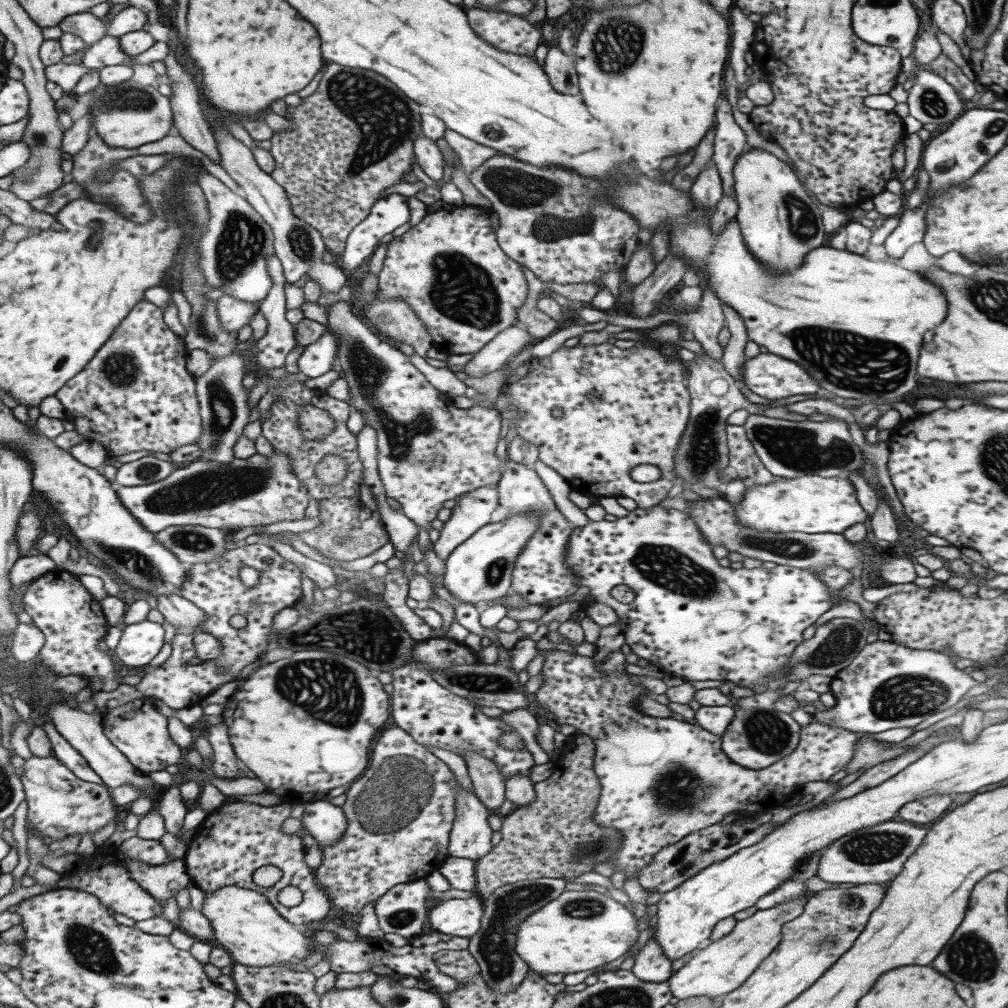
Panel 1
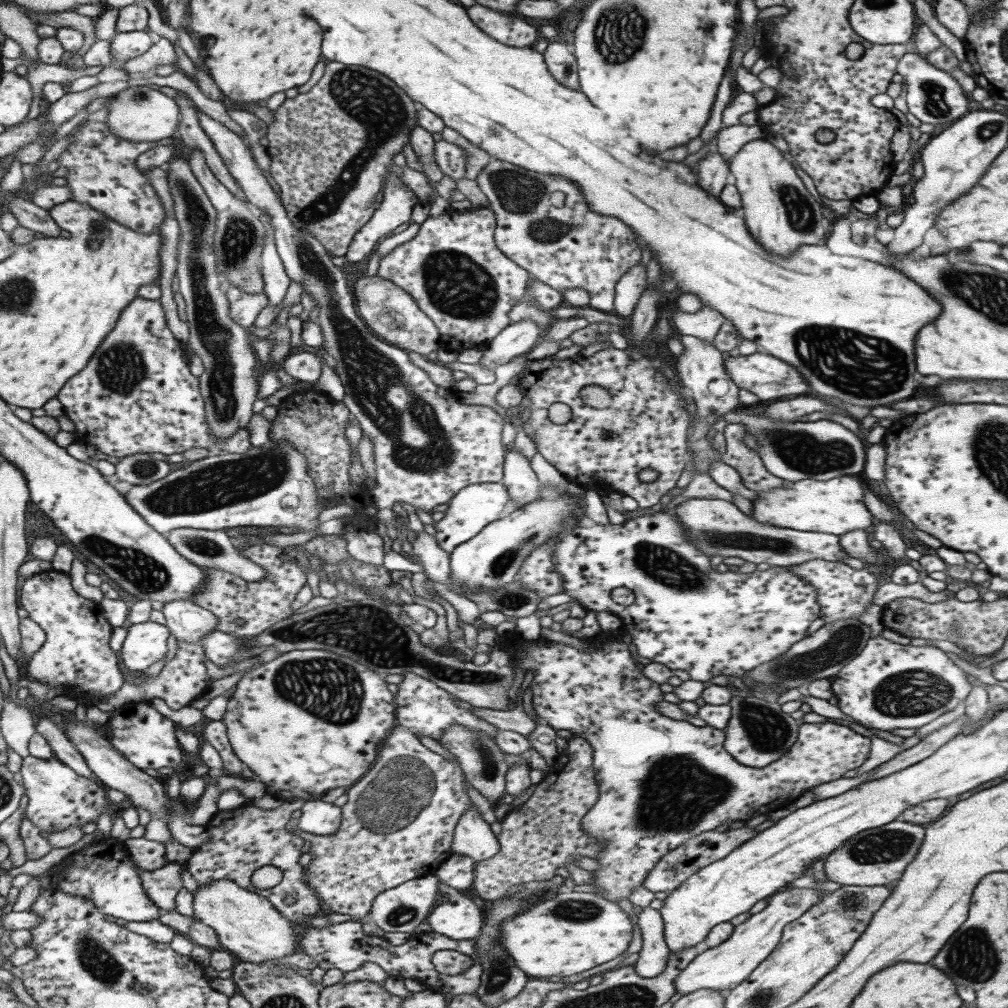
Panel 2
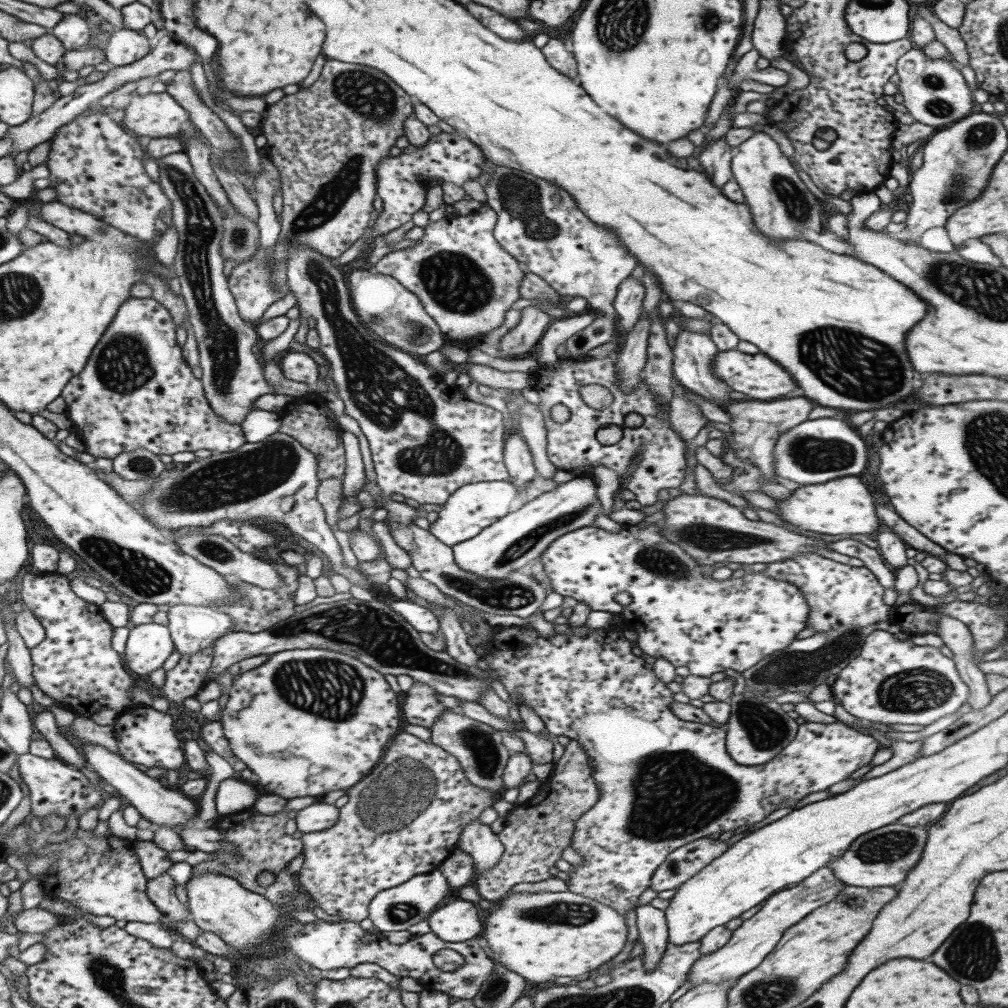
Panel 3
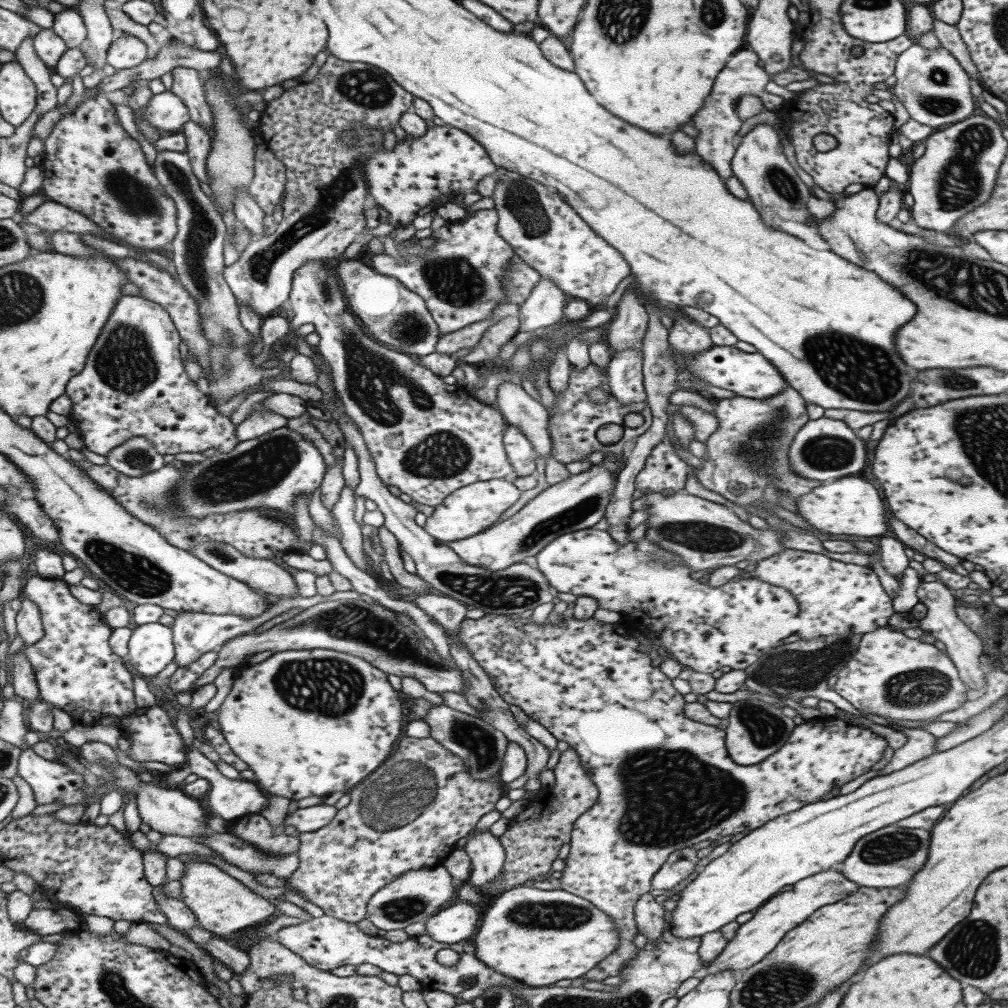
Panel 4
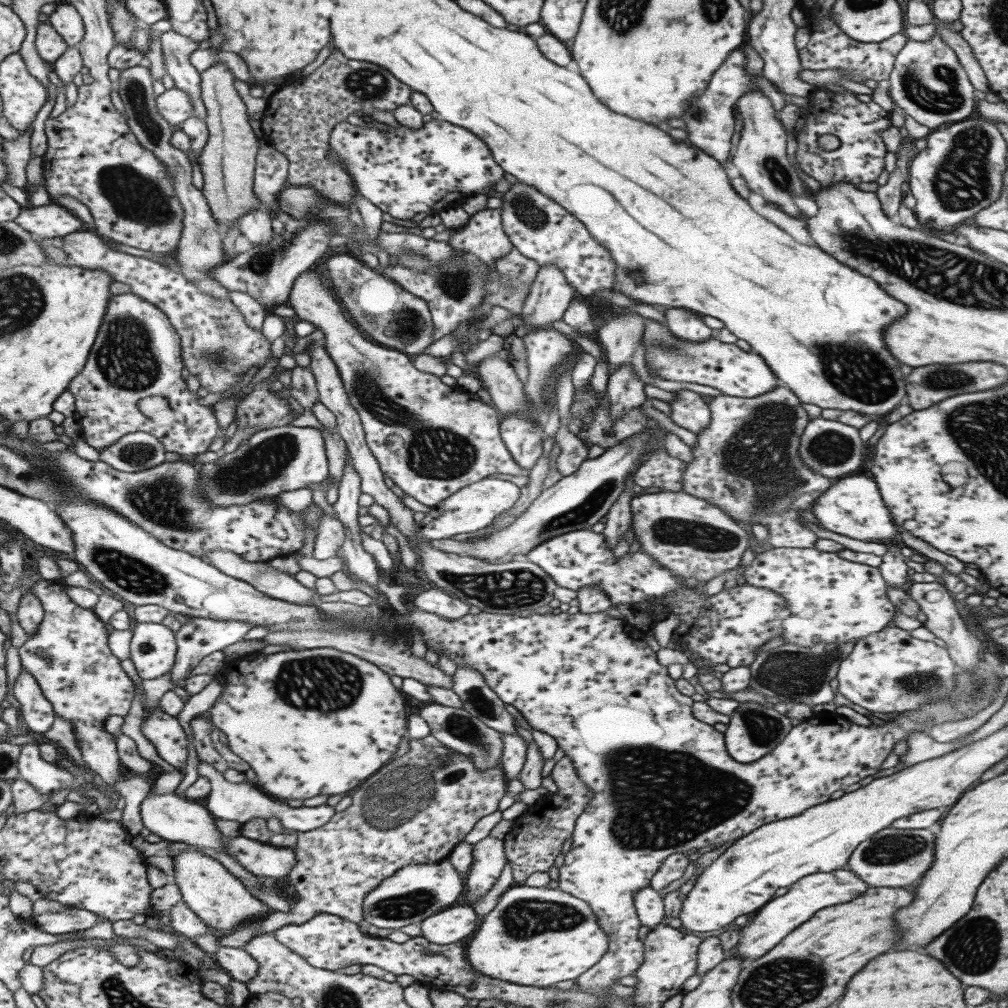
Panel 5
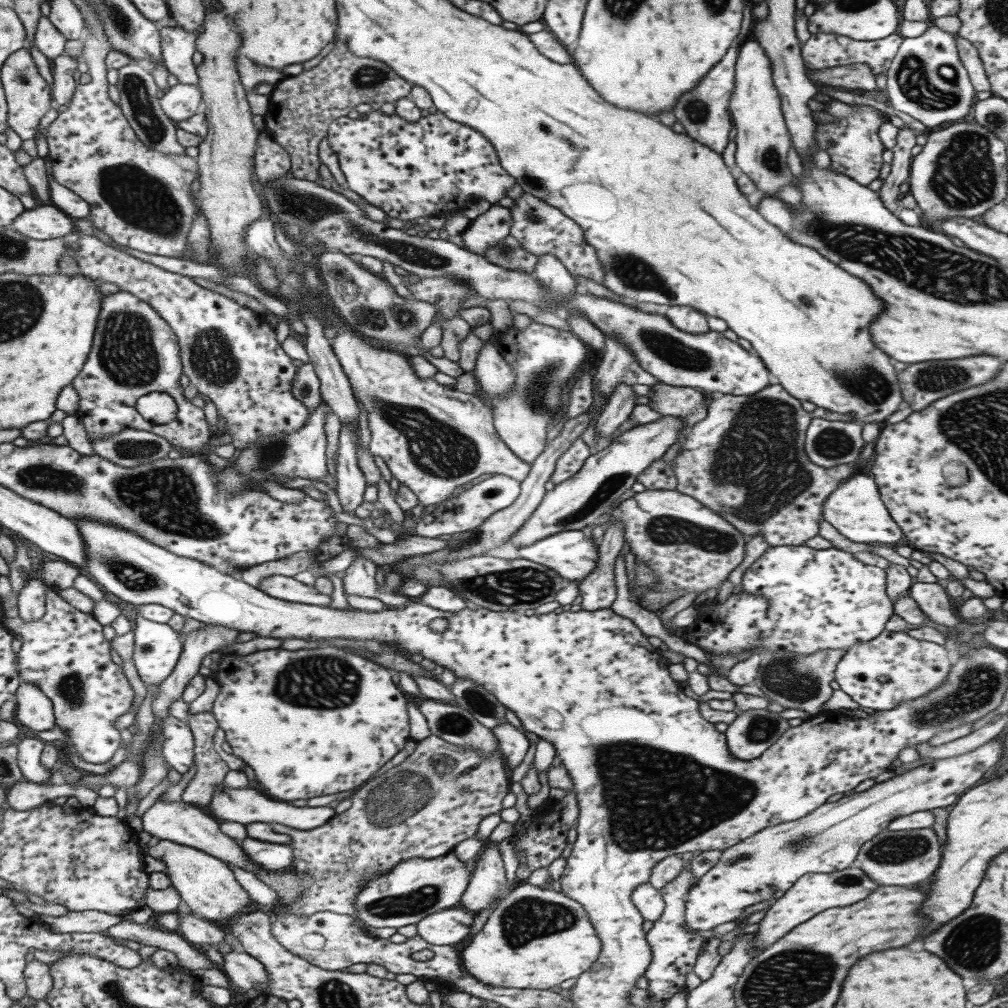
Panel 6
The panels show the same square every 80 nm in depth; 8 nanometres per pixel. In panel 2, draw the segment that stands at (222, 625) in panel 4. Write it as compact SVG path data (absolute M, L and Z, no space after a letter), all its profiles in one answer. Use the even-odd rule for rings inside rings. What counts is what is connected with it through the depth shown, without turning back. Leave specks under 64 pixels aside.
M189 600L165 602L161 612L169 634L187 644L199 644L206 634L216 630L216 616Z

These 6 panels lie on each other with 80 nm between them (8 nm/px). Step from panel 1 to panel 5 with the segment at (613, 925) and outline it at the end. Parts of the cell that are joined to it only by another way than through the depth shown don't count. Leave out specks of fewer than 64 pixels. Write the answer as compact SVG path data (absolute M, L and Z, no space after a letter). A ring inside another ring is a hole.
M514 884L507 889L467 944L469 964L477 973L523 987L554 987L557 982L576 980L607 952L607 935L599 929L588 904L559 889Z

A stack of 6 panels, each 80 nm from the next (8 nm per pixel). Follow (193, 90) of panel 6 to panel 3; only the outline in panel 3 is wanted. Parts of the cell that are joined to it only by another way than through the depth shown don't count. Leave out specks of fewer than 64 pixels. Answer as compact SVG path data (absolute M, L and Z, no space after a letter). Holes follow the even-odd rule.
M159 92L159 94L145 94L141 97L131 94L129 105L123 108L124 115L122 117L123 124L127 127L126 131L133 131L131 134L143 137L144 139L152 139L157 137L173 137L178 136L182 124L188 120L186 110L177 104L169 94Z

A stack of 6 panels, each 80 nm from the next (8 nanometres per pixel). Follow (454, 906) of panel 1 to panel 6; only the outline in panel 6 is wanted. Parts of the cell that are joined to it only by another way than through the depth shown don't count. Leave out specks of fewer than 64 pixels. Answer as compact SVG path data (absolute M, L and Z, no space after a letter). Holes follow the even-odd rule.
M459 906L435 912L416 923L417 935L430 946L453 945L471 931L474 915Z

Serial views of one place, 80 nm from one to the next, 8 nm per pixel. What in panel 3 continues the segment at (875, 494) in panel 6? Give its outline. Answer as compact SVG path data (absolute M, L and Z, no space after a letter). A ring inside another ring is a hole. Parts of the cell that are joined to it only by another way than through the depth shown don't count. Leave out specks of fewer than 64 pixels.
M843 476L834 480L829 480L821 484L803 484L791 492L789 497L775 501L777 511L771 512L778 515L779 518L811 532L819 534L873 534L878 532L883 527L879 517L875 516L875 504L873 504L873 496L871 492L861 484L858 476Z

